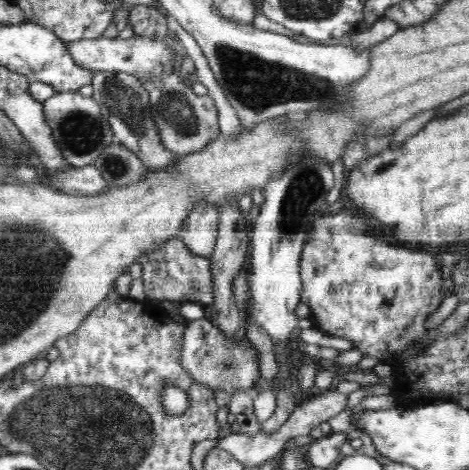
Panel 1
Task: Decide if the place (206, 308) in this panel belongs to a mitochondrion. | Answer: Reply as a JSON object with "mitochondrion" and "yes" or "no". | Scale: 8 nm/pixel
{"mitochondrion":"no"}

